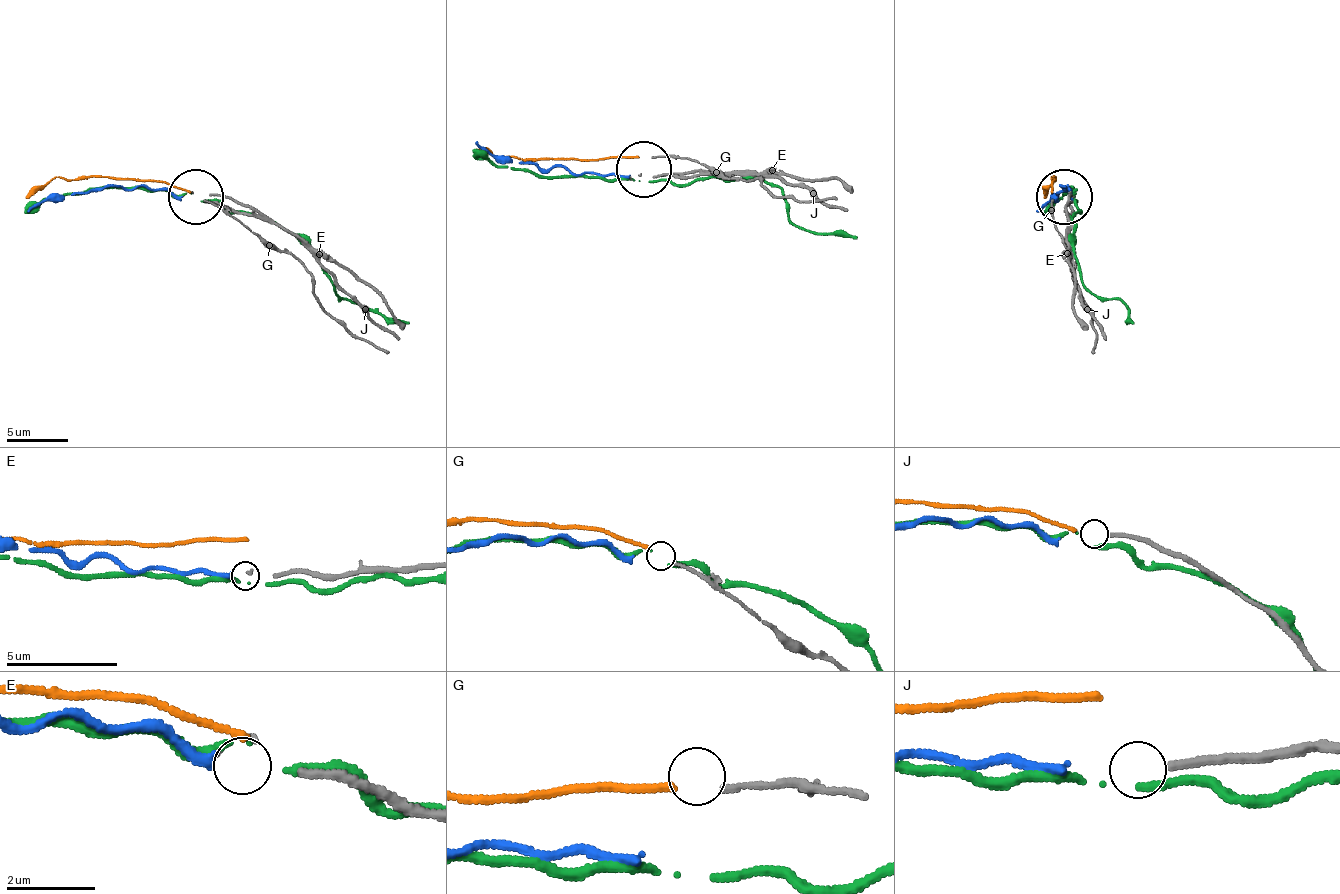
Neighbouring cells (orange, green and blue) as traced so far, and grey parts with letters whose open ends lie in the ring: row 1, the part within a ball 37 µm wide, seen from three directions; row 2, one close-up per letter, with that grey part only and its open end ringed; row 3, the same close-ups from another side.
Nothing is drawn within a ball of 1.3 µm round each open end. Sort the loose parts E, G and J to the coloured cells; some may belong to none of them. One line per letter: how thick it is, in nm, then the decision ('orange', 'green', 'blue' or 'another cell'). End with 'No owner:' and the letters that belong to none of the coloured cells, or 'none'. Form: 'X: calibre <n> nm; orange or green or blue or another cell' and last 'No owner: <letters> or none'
E: calibre 70 nm; blue
G: calibre 120 nm; orange
J: calibre 180 nm; another cell
No owner: J

